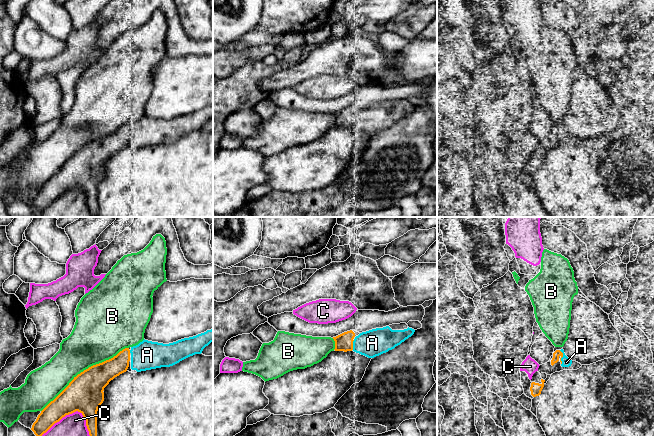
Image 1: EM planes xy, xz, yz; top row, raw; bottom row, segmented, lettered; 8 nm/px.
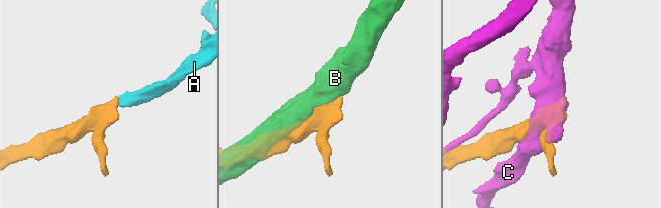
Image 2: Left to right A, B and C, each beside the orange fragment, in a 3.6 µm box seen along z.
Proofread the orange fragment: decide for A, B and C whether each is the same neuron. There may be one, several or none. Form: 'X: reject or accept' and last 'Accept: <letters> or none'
A: accept
B: reject
C: reject
Accept: A

